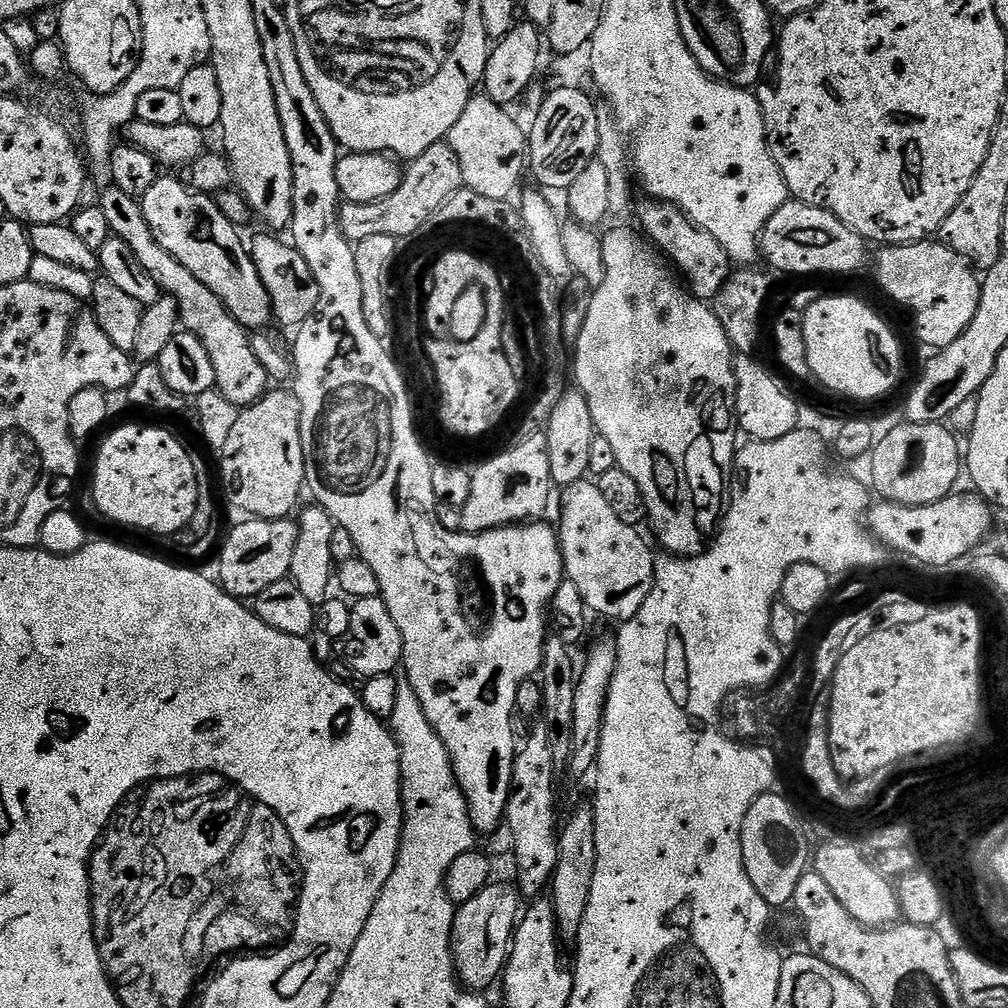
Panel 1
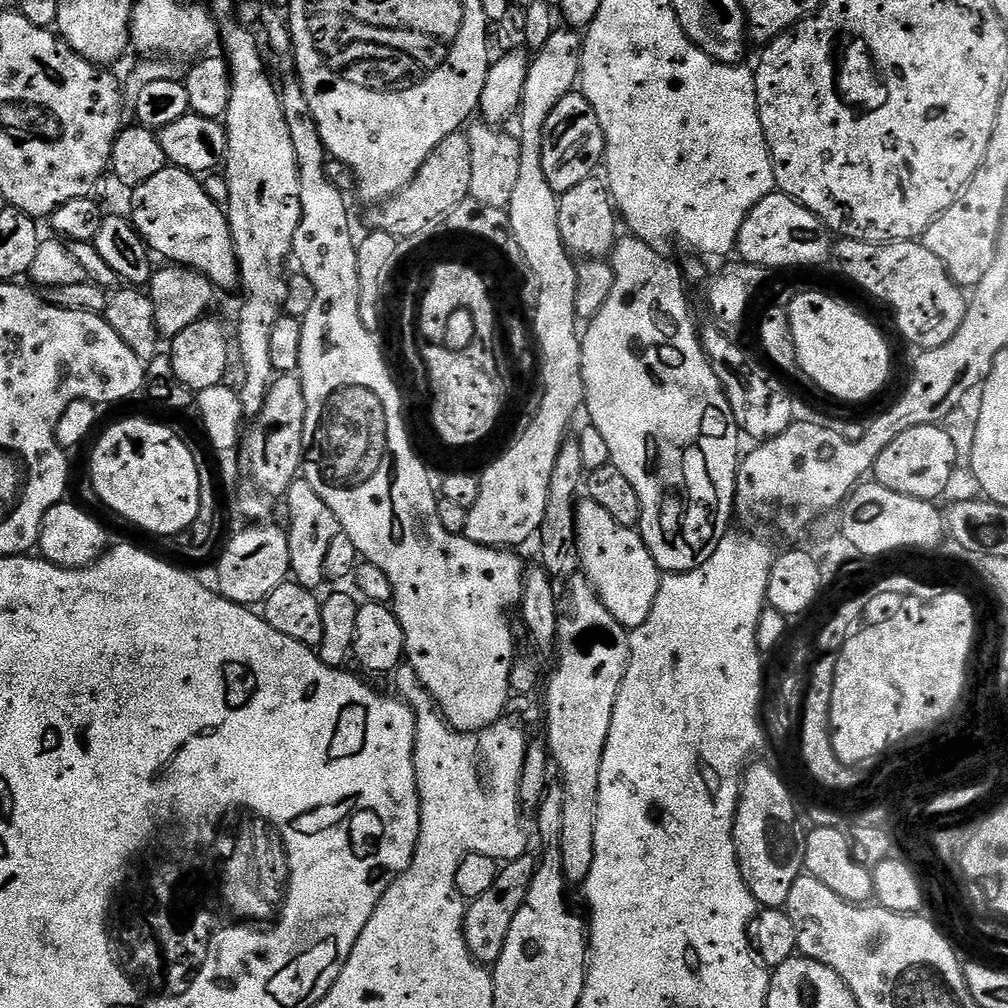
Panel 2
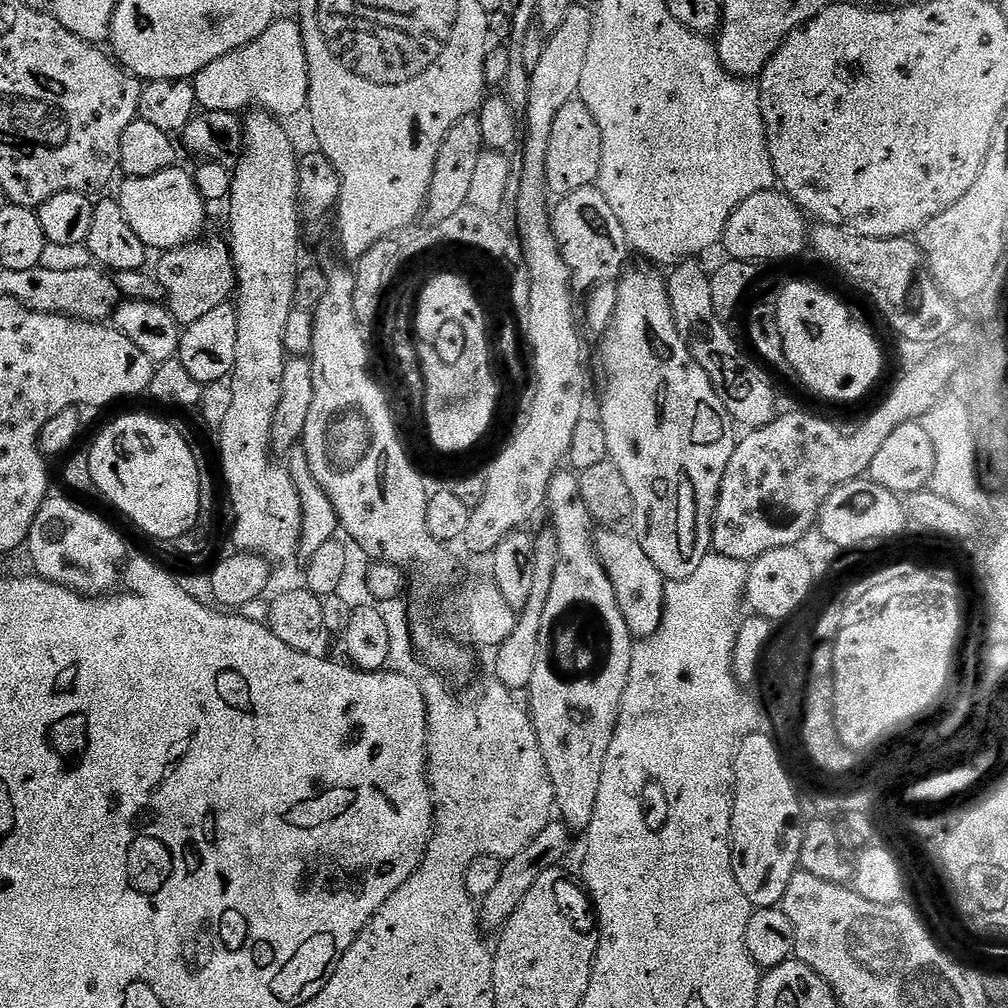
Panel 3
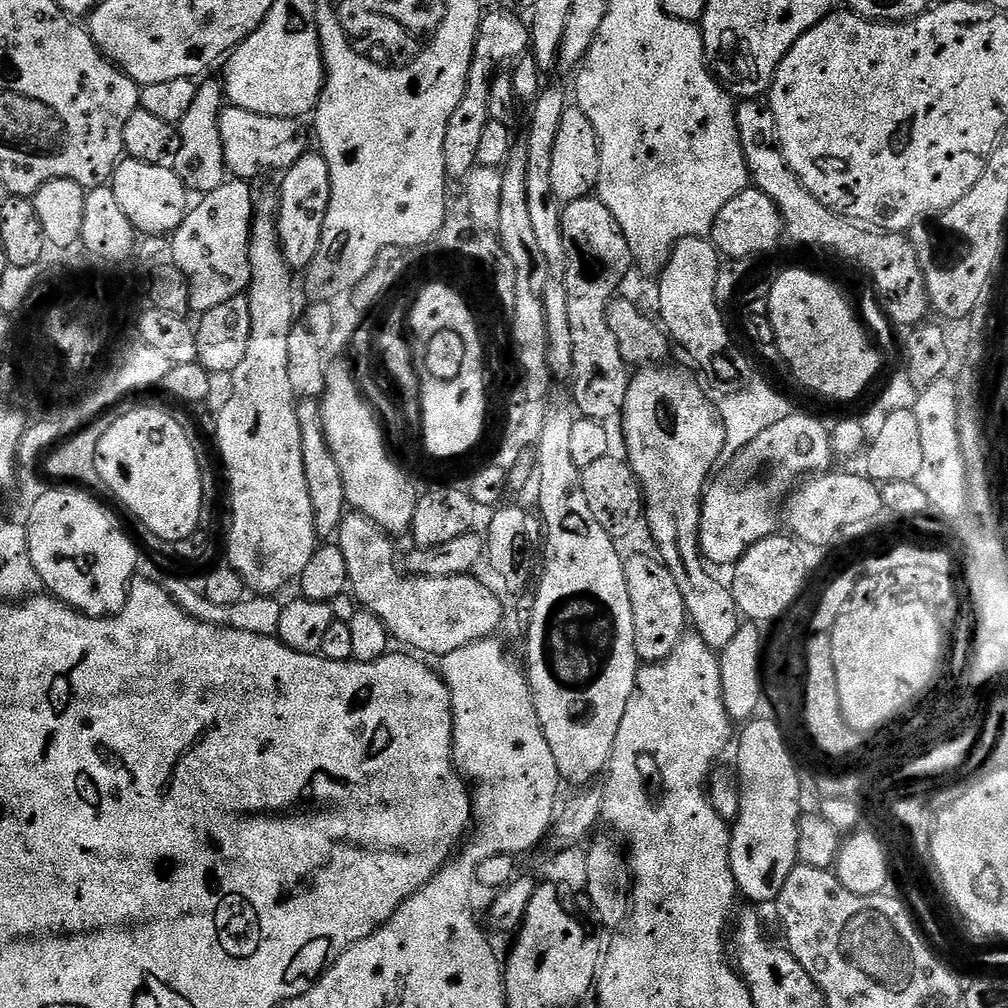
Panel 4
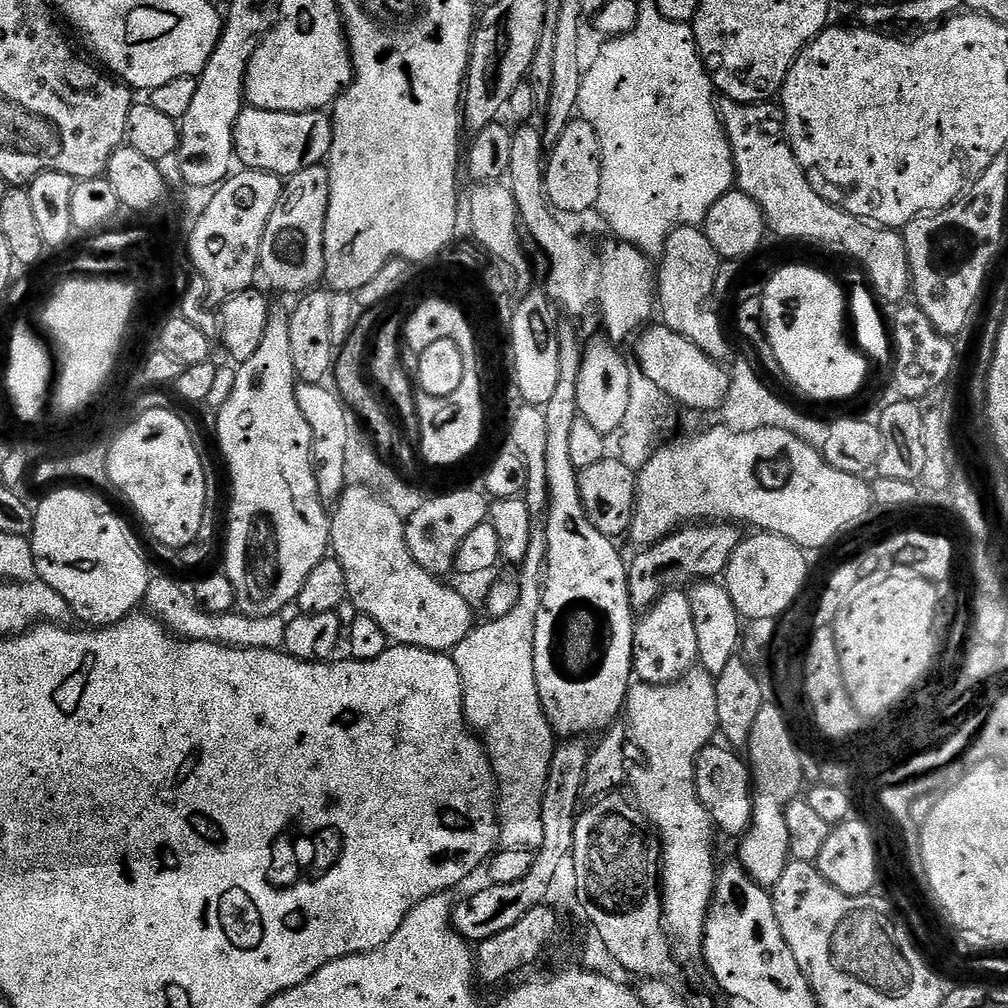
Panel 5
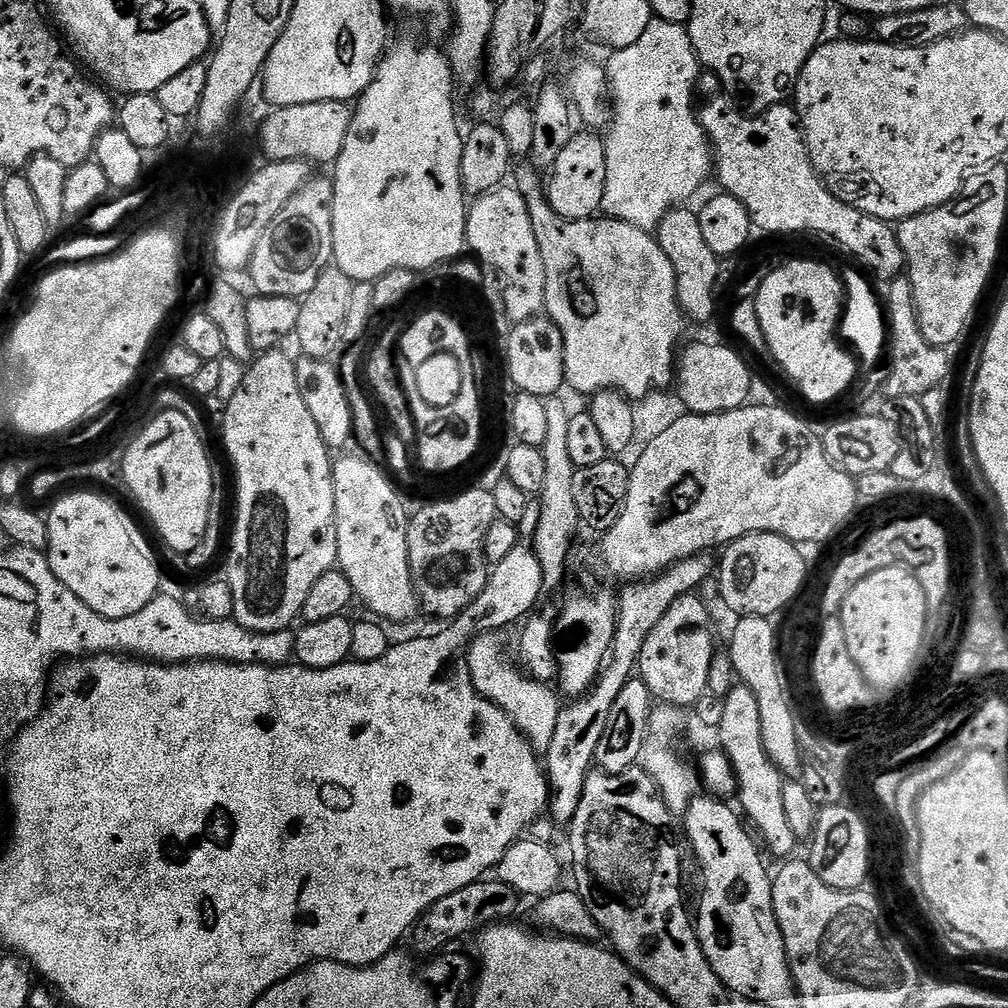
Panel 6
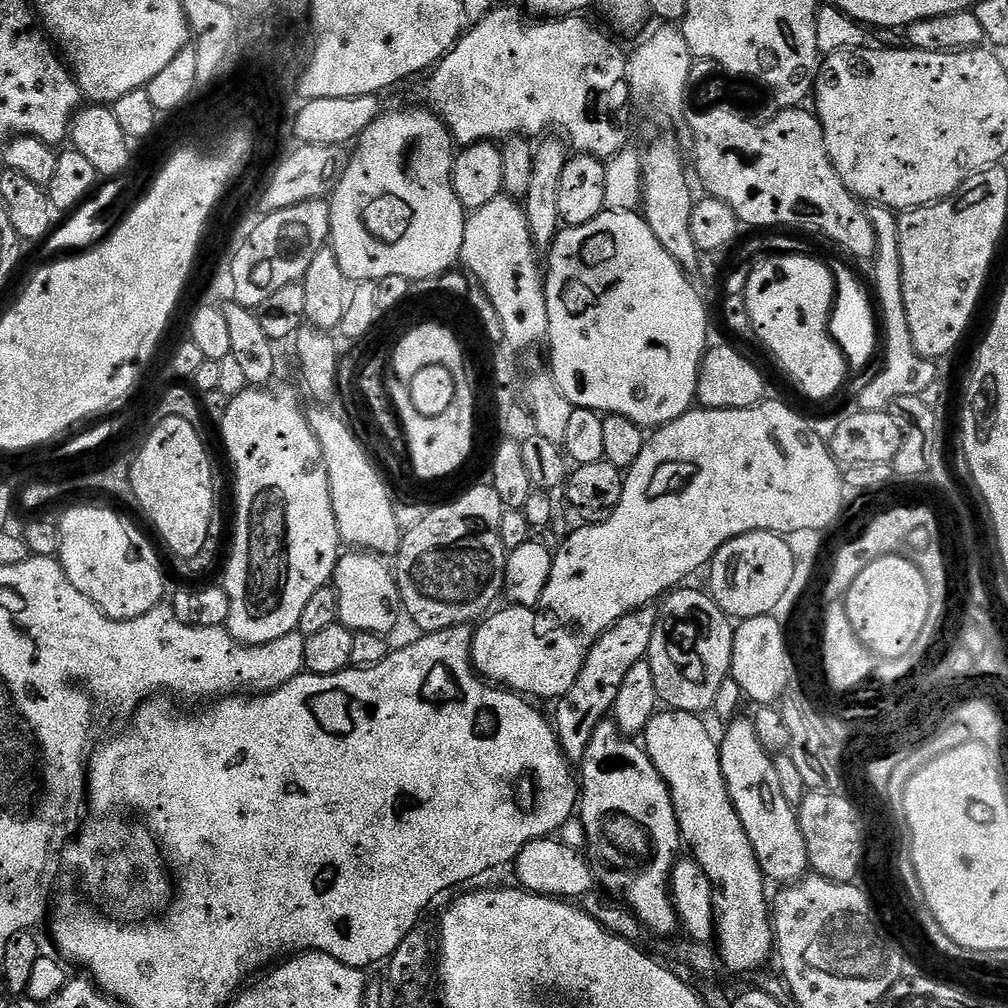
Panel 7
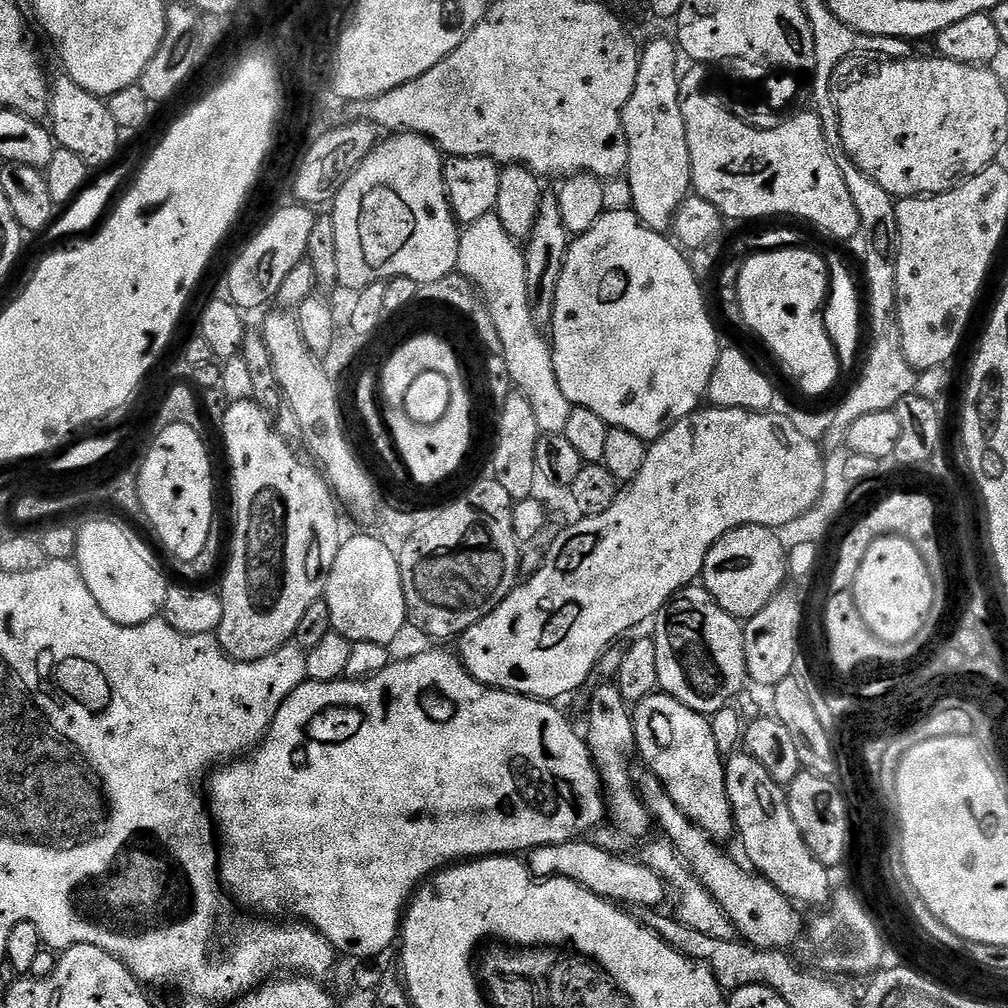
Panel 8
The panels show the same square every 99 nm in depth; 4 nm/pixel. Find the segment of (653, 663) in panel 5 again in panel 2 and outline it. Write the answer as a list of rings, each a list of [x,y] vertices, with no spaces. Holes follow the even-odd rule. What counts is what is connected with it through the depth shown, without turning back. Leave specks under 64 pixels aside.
[[[581,499],[576,507],[576,544],[579,571],[592,584],[602,606],[629,630],[642,626],[654,610],[662,573],[636,528],[621,526],[598,502]]]

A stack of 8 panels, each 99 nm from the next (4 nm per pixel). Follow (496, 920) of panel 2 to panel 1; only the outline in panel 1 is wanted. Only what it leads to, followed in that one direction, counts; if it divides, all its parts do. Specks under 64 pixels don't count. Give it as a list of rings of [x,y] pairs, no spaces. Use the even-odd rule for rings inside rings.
[[[490,882],[470,902],[459,905],[452,923],[450,946],[452,962],[456,965],[456,979],[465,989],[477,994],[487,993],[492,983],[501,979],[508,953],[512,947],[512,935],[516,933],[518,917],[522,912],[522,897],[511,883]]]

